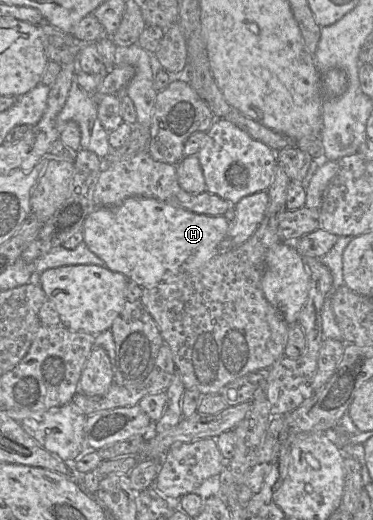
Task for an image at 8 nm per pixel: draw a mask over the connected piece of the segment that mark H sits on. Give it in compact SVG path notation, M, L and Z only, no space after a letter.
M134 196L118 206L96 207L85 219L83 231L84 243L104 261L108 269L122 273L142 288L151 288L171 276L190 273L202 267L222 251L229 225L230 221L224 215L197 214L157 199Z

